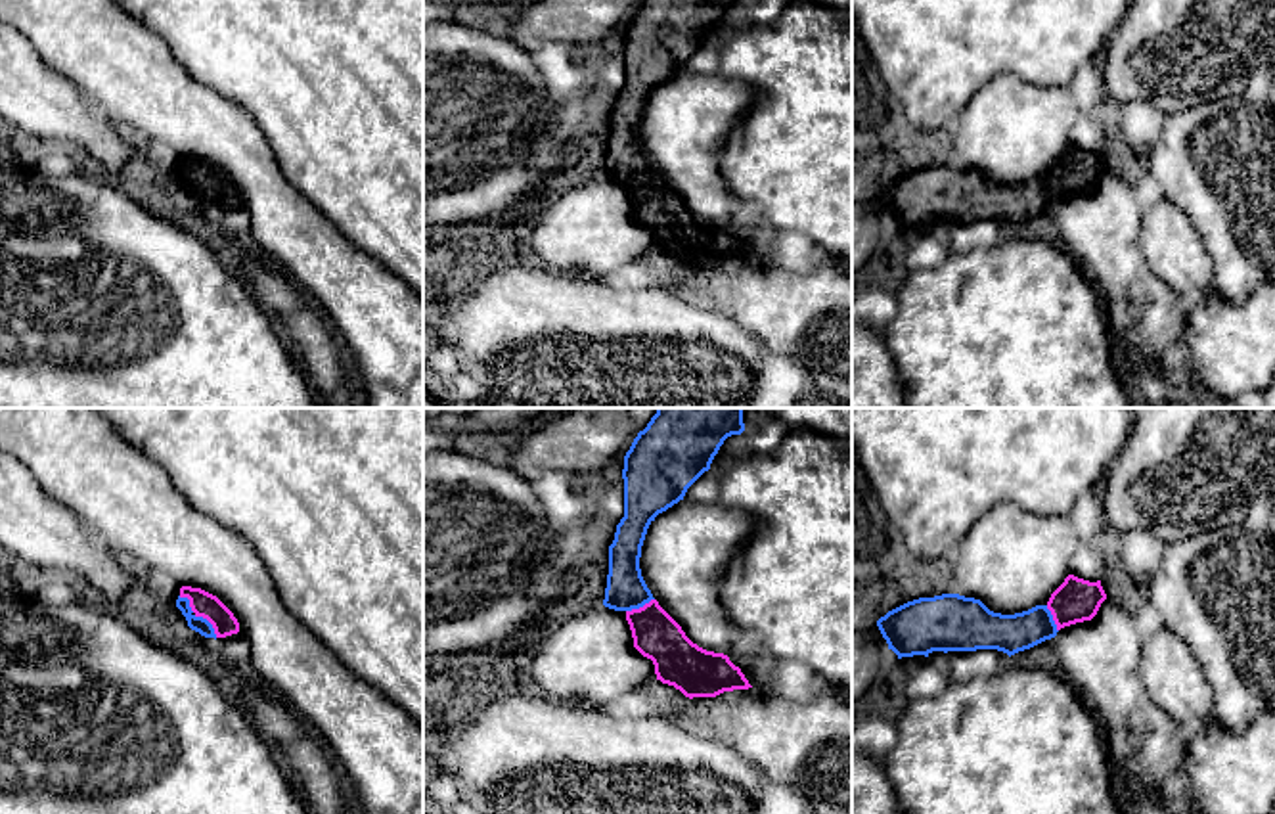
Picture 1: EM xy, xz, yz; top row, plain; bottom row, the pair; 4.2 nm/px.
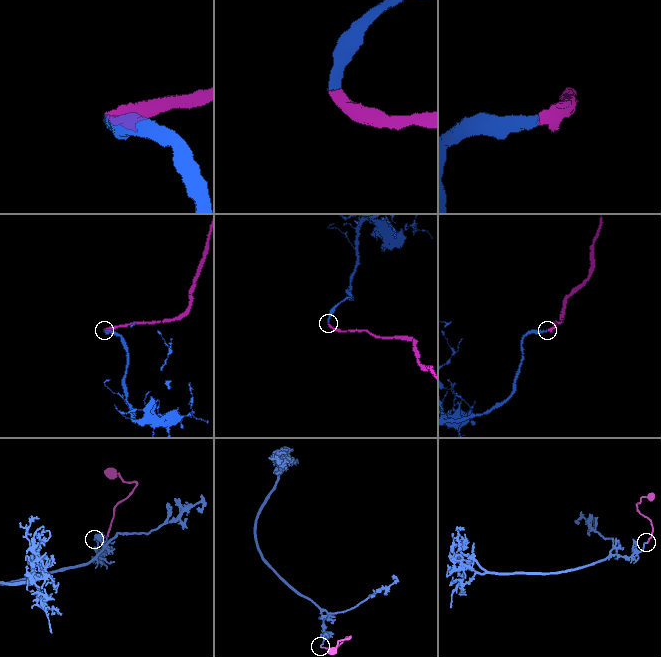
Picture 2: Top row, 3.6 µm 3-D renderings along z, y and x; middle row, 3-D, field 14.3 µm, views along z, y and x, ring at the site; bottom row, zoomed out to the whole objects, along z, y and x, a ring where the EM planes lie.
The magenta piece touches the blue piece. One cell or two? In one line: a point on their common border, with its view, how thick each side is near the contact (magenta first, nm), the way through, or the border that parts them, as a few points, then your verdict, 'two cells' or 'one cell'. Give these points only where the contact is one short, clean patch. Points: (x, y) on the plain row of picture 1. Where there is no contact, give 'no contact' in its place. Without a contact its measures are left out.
meets magenta in xy at (209, 192); 110 nm thick on the magenta side, 70 nm on the other; runs through xy (203, 175), (209, 180), (209, 192), (203, 198); one cell

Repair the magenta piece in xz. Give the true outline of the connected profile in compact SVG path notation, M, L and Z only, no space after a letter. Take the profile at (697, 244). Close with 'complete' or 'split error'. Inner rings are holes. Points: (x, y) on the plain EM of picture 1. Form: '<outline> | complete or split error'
M643 0L624 27L624 88L609 117L603 176L626 184L634 218L653 232L657 251L689 270L752 257L727 226L693 215L659 176L641 147L641 117L655 88L683 71L724 11L743 2Z | split error

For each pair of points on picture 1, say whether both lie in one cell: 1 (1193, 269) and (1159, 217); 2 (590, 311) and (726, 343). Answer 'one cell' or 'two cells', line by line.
1: one cell
2: one cell

